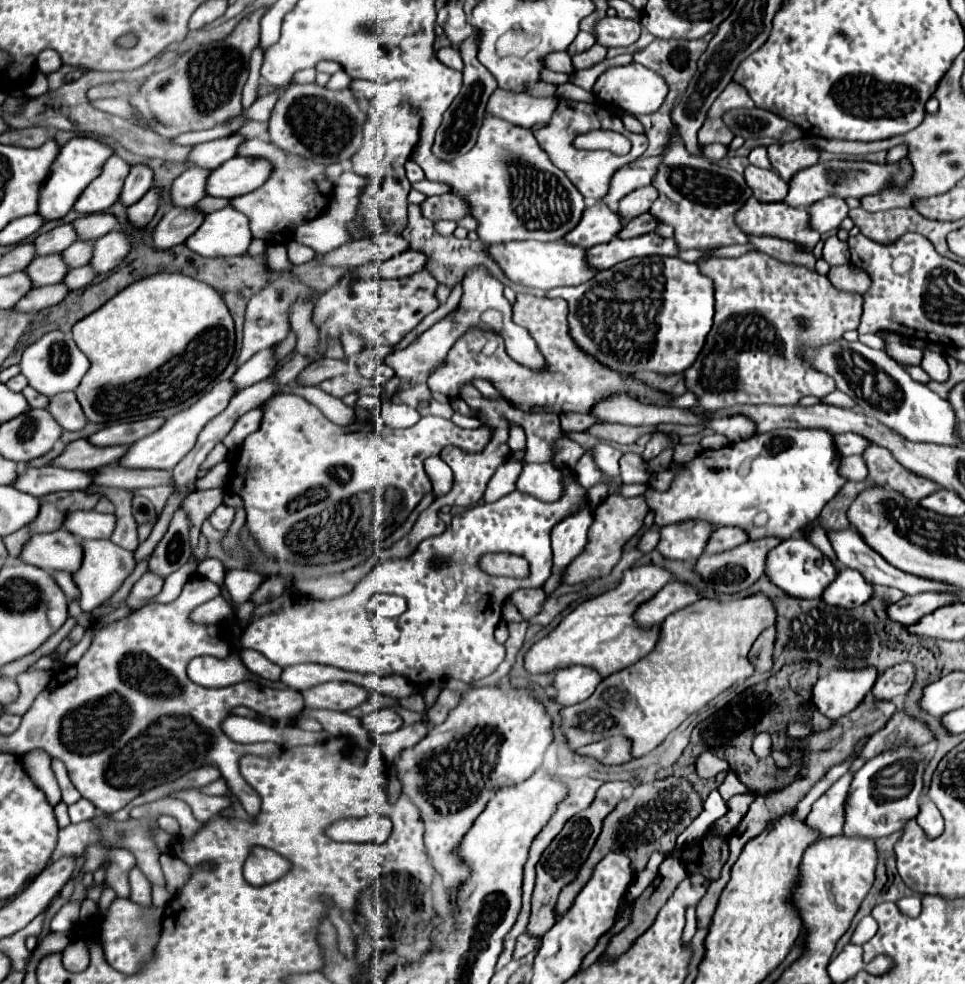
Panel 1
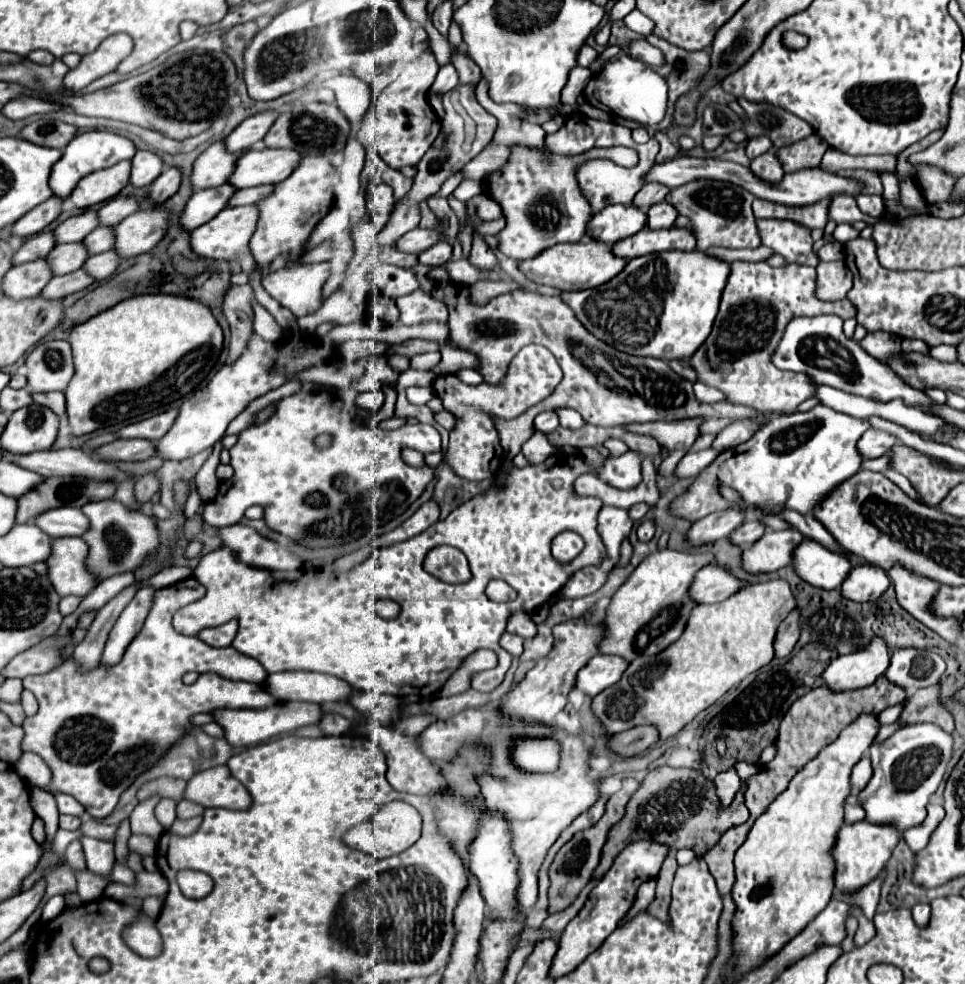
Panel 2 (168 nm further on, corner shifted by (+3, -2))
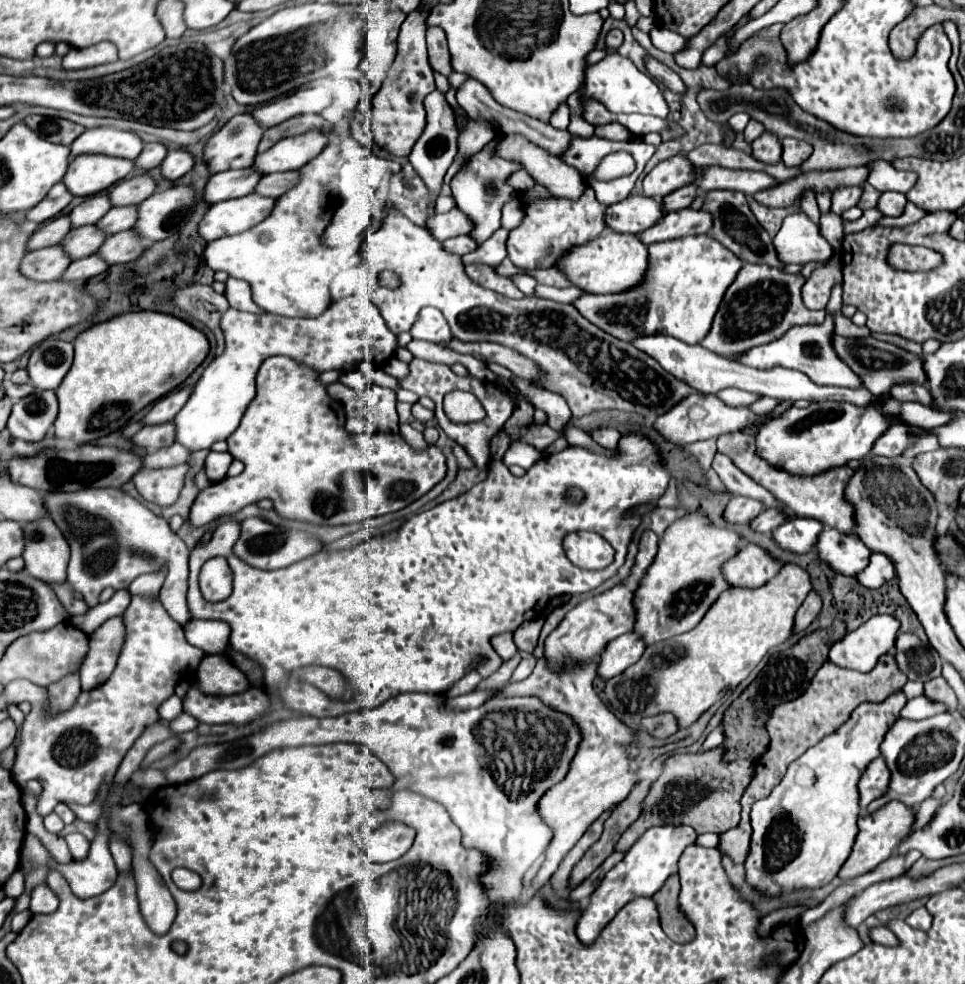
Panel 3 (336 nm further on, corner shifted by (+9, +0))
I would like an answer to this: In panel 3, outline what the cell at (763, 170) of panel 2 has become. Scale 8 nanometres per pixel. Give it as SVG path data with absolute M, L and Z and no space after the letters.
M764 131L758 139L754 139L752 143L752 155L758 159L758 161L764 161L764 163L780 163L780 157L782 157L782 141L772 133L772 131Z

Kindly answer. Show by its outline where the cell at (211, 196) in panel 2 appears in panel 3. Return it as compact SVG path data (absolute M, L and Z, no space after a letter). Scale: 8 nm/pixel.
M246 167L246 169L230 169L222 173L214 173L206 185L204 199L214 205L218 201L234 199L234 197L244 197L250 195L258 181L262 179L262 173L256 167Z

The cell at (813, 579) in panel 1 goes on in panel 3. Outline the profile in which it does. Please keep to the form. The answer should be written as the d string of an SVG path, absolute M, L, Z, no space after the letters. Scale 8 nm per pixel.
M824 527L816 551L834 571L842 571L842 575L858 575L870 563L872 555L858 535L840 533L832 527Z

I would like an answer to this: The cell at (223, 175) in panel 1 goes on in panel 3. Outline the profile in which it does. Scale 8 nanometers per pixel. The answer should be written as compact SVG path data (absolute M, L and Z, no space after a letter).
M308 131L304 135L286 137L278 141L270 151L256 155L256 167L266 173L278 173L278 171L292 171L304 167L310 159L320 155L320 151L328 145L330 133L326 131Z

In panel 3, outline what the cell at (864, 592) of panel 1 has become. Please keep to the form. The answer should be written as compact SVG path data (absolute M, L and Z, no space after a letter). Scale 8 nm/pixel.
M874 553L870 557L870 565L856 575L858 581L868 587L868 589L878 589L882 587L886 581L890 581L892 577L896 577L896 567L894 561L888 555L882 553Z

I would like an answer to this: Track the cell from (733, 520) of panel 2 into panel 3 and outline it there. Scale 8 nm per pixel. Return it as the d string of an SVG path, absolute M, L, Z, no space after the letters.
M732 497L732 501L728 503L728 507L724 511L724 517L730 523L750 523L762 511L764 511L762 501L754 501L754 499L746 499L746 497Z

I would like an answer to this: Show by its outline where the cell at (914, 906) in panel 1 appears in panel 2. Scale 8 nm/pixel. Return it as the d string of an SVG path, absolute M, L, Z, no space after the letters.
M918 903L918 905L914 905L914 907L912 907L912 917L914 917L914 921L916 921L920 927L924 927L924 925L928 923L928 919L930 919L930 905L928 905L928 903Z

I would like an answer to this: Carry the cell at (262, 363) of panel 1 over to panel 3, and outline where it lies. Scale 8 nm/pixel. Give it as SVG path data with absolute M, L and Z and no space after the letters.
M250 193L246 197L228 199L212 205L206 217L200 223L200 235L206 241L214 241L226 235L236 235L264 221L272 209L276 199Z

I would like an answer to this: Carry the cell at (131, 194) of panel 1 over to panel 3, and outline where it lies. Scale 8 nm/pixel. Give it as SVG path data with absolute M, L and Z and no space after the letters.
M146 143L142 149L142 155L136 159L136 165L148 171L158 167L166 155L168 155L168 147L164 143Z

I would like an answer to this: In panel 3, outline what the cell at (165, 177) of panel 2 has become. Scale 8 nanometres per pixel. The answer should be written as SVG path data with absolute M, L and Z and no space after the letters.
M172 149L162 161L162 175L170 181L180 179L194 167L194 155L188 149Z

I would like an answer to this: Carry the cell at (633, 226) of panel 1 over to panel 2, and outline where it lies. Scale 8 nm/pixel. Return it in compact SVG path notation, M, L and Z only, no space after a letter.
M664 201L664 203L652 205L646 215L648 215L648 221L646 221L648 229L668 229L676 219L676 209L672 209L672 205Z

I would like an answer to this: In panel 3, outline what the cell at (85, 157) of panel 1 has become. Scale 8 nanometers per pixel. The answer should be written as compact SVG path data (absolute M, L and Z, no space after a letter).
M116 127L86 129L72 145L72 157L80 153L102 153L112 157L136 159L142 153L142 139L132 131L120 131Z

